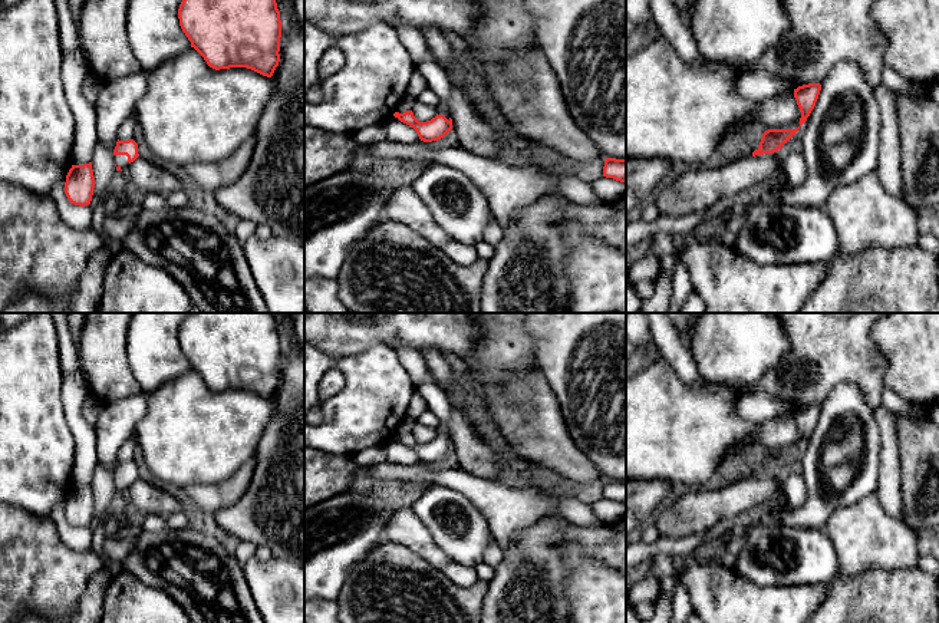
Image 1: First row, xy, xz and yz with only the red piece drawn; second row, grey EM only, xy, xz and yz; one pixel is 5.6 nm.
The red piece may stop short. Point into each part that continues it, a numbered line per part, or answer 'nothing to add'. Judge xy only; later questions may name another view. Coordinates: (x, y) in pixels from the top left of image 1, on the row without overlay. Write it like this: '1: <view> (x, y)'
1: xy (121, 483)

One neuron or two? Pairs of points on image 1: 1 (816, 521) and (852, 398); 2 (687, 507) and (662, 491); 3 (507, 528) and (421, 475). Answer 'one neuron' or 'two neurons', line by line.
1: one neuron
2: two neurons
3: one neuron

